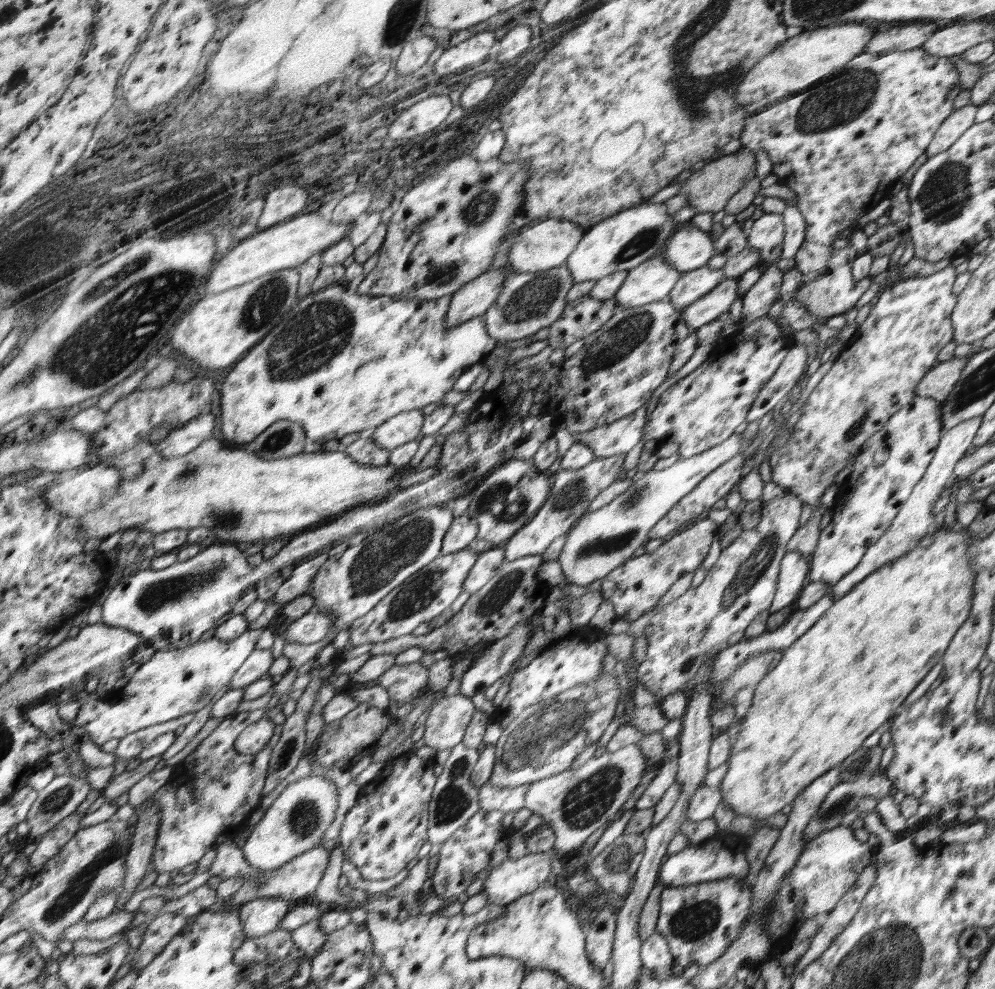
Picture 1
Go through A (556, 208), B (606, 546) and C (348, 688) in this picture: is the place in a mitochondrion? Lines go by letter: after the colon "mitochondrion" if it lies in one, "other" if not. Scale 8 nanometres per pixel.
A: other
B: mitochondrion
C: other

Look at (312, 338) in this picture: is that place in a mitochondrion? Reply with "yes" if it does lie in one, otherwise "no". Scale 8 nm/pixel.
yes

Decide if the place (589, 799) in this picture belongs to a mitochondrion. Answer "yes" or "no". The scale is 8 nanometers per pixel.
yes

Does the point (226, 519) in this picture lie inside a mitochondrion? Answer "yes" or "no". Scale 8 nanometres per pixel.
yes

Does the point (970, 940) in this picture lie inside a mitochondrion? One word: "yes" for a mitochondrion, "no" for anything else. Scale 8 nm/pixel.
no

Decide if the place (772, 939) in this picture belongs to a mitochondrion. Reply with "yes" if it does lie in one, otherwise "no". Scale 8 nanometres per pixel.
no

